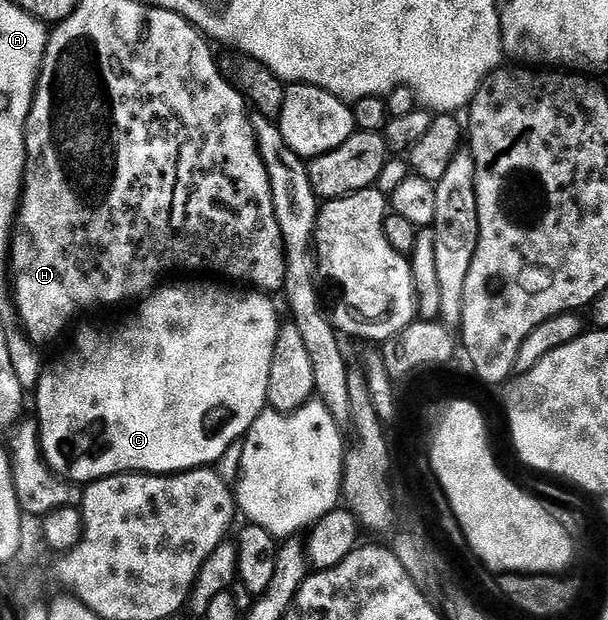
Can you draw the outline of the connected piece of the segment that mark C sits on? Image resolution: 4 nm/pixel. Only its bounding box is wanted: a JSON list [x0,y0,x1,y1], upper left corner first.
[37,281,279,485]

